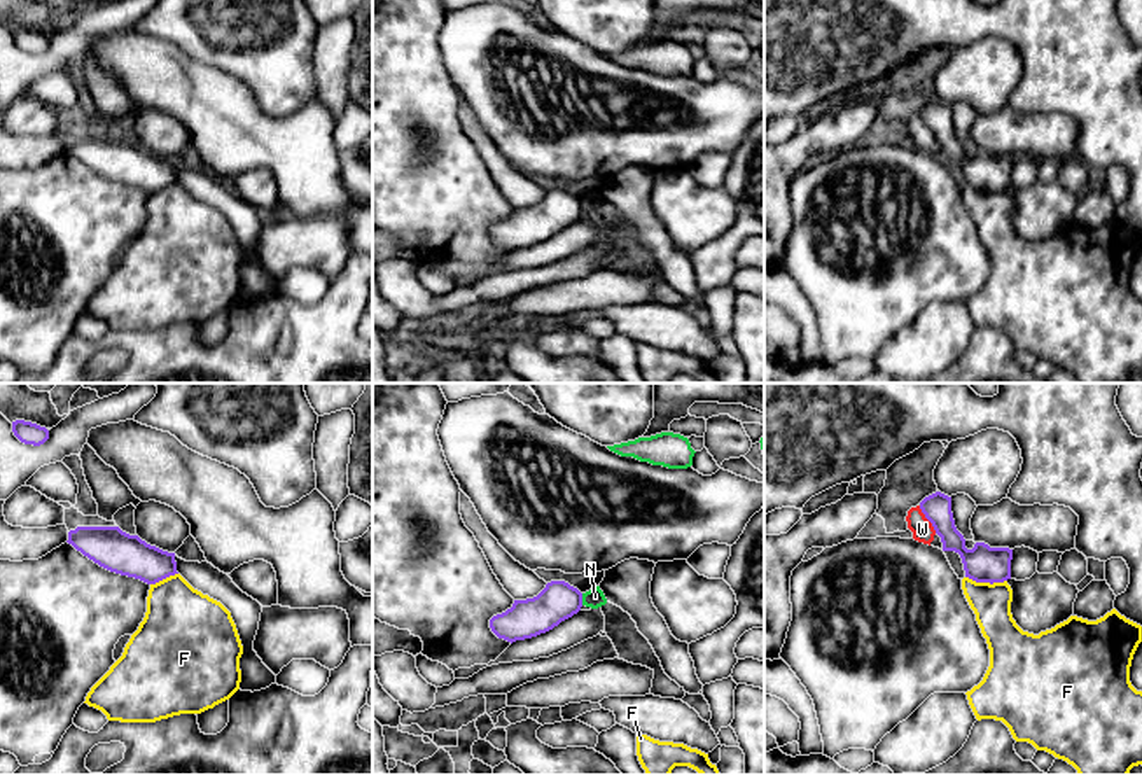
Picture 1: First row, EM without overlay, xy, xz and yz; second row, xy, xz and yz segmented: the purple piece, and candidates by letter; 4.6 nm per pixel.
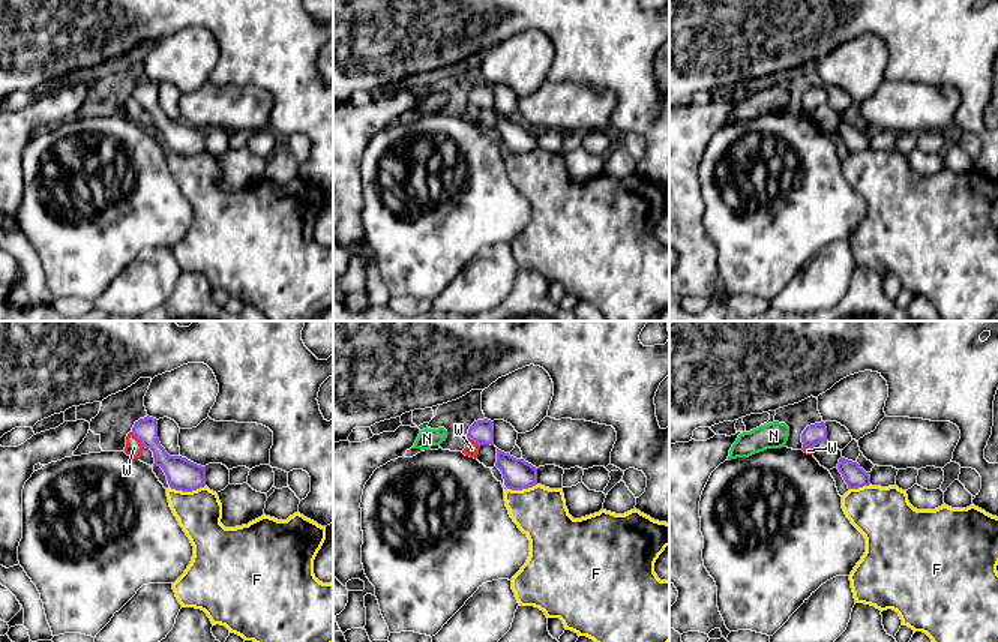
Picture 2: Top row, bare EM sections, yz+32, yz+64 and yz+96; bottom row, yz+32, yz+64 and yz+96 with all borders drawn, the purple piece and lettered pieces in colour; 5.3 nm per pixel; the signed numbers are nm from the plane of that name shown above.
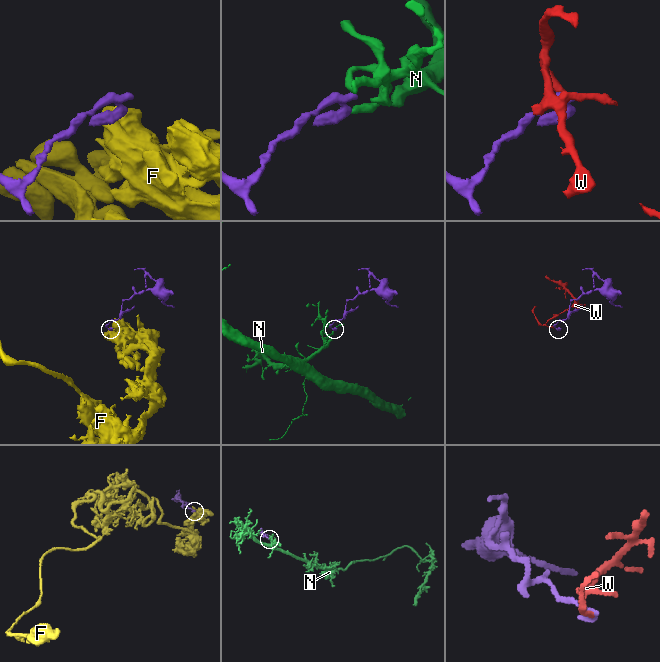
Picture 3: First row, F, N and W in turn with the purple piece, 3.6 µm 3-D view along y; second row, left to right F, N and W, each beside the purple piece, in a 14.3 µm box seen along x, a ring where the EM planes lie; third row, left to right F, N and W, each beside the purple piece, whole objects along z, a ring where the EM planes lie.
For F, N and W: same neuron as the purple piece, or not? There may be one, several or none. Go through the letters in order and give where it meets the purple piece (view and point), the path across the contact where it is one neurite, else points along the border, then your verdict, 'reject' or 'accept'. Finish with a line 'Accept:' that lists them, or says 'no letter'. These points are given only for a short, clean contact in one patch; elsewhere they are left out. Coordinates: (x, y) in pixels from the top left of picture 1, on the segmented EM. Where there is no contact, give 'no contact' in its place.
F: contact yz (987, 581); border yz (966, 576), (976, 581), (1006, 581); reject
N: contact xz (581, 599); reject
W: contact yz (927, 518); border yz (919, 506), (936, 532); reject
Accept: no letter

